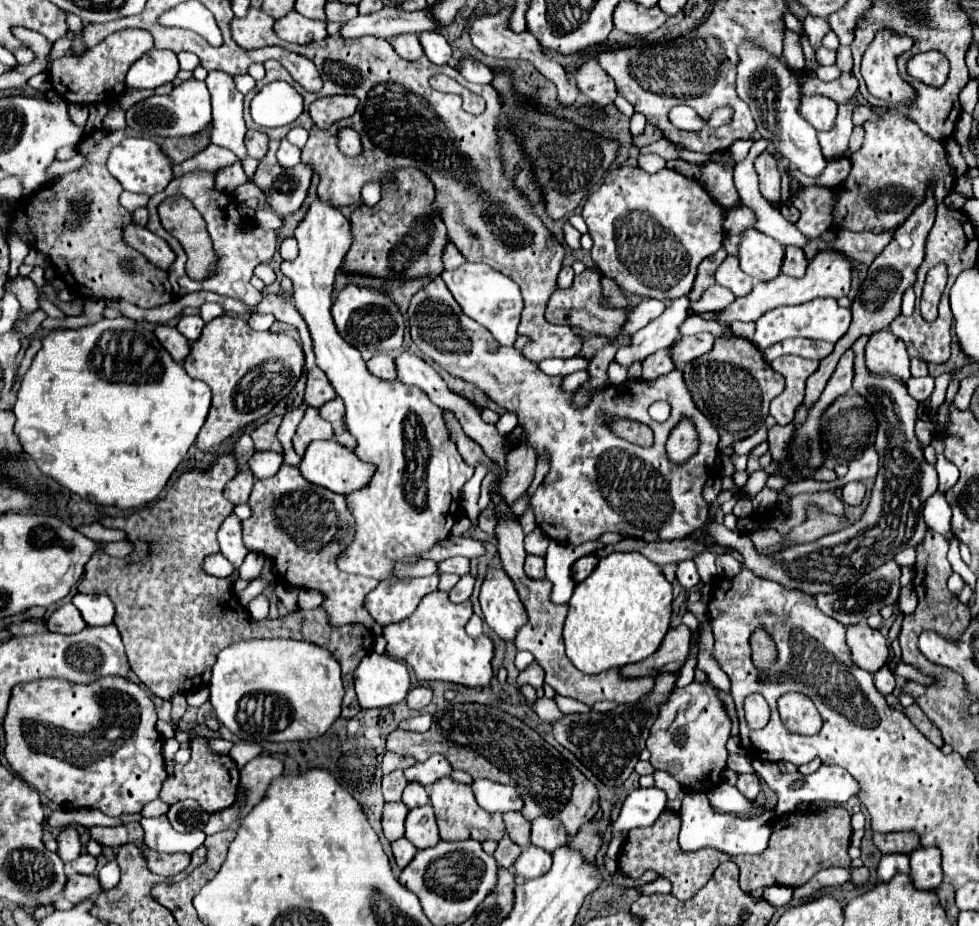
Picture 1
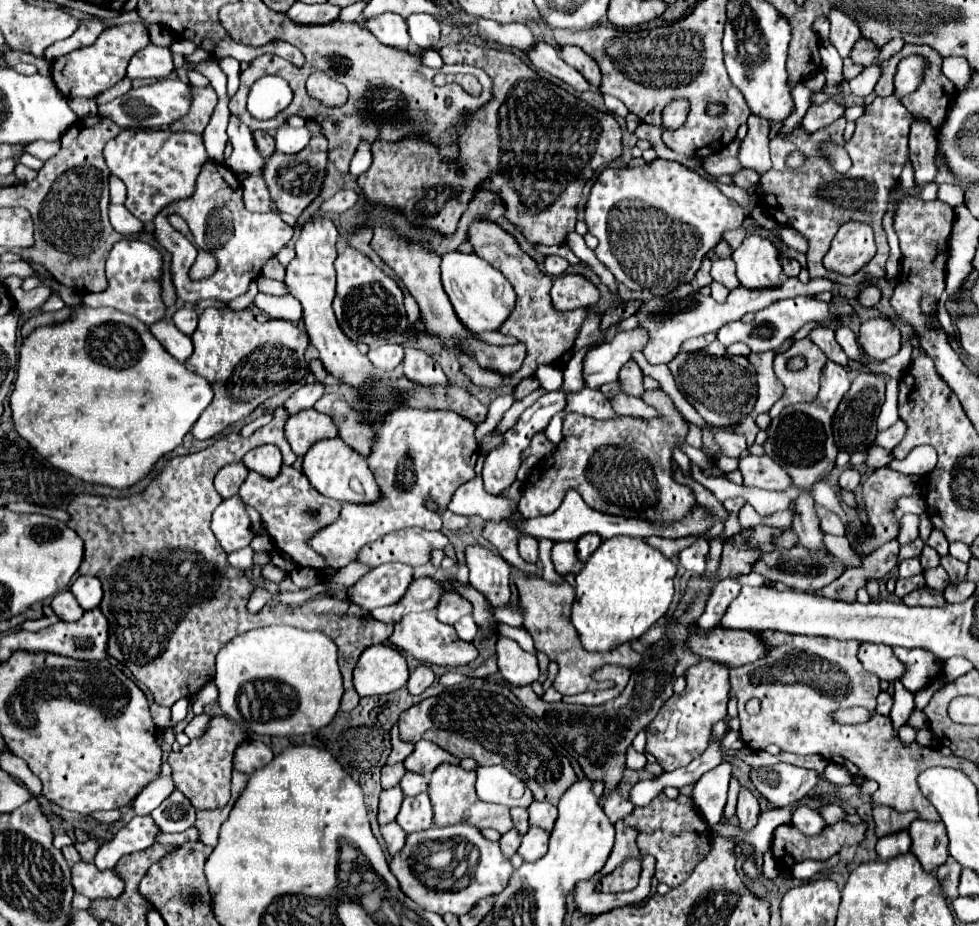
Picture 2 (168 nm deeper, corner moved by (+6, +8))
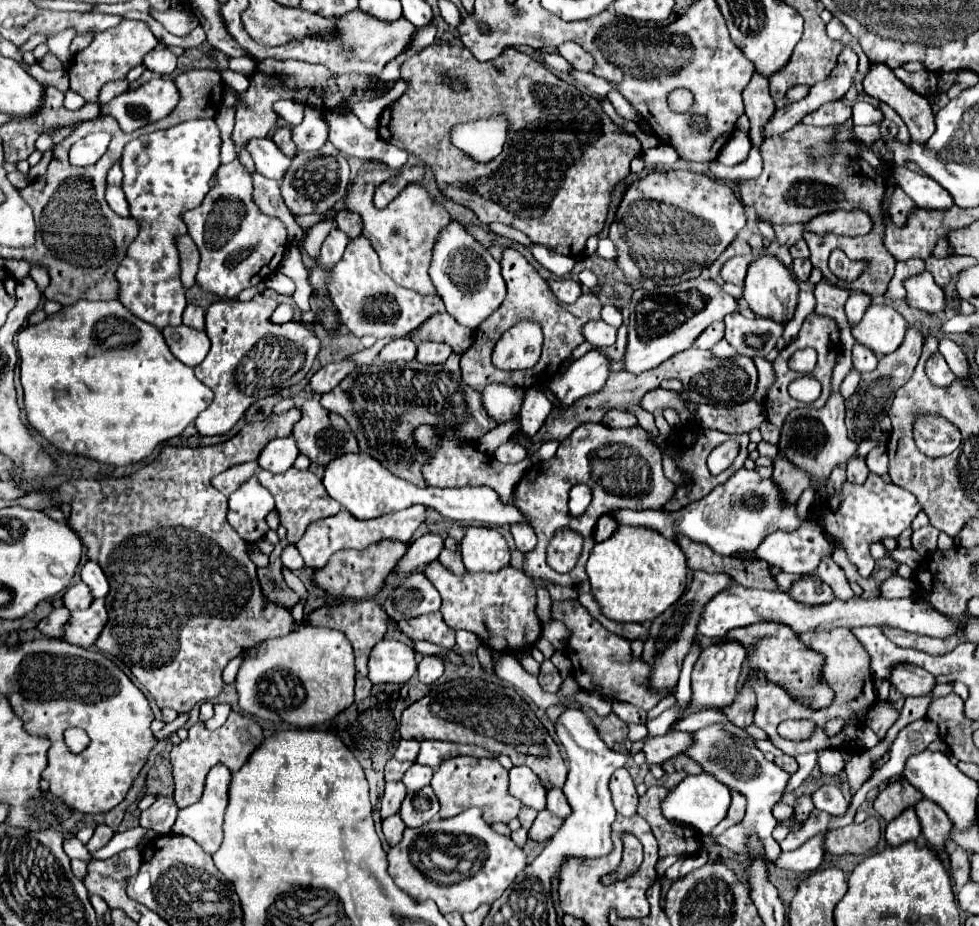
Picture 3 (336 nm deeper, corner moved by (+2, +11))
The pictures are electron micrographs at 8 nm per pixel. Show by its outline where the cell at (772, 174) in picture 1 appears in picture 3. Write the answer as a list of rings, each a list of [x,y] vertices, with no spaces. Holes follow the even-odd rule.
[[[754,73],[742,97],[744,97],[746,115],[750,119],[750,139],[754,145],[760,147],[760,143],[764,141],[760,139],[760,123],[764,123],[764,119],[768,119],[772,111],[776,111],[774,99],[770,97],[768,91],[768,77],[762,73]]]

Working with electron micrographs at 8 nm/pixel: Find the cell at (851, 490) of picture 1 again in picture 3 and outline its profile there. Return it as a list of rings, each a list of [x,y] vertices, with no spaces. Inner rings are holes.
[[[852,457],[848,461],[848,481],[850,483],[864,483],[866,477],[868,477],[866,461],[862,457]]]

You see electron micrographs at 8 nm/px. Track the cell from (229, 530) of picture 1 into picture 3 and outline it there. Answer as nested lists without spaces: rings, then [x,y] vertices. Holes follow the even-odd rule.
[[[254,475],[236,493],[230,495],[228,523],[246,543],[256,543],[268,533],[266,515],[274,507],[274,497],[260,485]]]

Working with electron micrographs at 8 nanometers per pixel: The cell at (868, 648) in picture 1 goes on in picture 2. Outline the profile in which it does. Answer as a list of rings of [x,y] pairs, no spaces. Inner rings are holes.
[[[862,642],[860,650],[858,650],[858,660],[862,662],[862,666],[880,676],[882,680],[898,680],[904,672],[902,662],[898,662],[898,658],[892,654],[892,648],[886,644],[872,644],[872,642]]]

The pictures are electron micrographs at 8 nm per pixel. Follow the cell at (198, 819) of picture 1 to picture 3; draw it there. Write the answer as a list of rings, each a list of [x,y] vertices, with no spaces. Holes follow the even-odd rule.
[[[158,797],[146,811],[140,813],[140,827],[152,829],[160,835],[170,833],[172,821],[176,819],[176,803],[172,797]]]

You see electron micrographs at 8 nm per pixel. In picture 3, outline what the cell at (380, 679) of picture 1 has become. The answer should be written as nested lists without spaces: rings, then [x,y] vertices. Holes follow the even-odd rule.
[[[382,639],[368,661],[372,683],[404,683],[416,673],[414,649],[402,641]]]

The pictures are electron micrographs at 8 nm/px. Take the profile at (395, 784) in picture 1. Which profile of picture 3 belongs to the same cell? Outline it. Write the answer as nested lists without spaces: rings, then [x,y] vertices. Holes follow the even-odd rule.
[[[390,759],[388,763],[386,763],[386,771],[384,771],[384,777],[386,777],[386,781],[400,781],[402,779],[402,775],[408,771],[408,767],[410,767],[412,763],[408,763],[408,761],[398,761],[398,759]]]

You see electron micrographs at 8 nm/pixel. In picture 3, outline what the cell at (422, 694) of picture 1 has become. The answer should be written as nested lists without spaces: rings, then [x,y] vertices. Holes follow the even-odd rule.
[[[422,657],[418,663],[418,679],[426,685],[434,683],[444,673],[444,665],[440,657]]]

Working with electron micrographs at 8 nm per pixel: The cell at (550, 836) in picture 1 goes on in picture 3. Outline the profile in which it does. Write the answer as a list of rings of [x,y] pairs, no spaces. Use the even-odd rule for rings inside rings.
[[[558,787],[548,789],[548,811],[552,811],[554,815],[558,815],[562,819],[566,819],[572,813],[572,807],[568,805],[562,789],[558,789]]]

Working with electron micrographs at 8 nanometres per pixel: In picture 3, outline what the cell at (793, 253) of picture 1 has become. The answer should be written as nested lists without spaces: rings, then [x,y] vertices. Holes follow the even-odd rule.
[[[794,259],[794,263],[792,263],[792,273],[796,275],[798,281],[808,281],[810,271],[812,271],[810,259]]]

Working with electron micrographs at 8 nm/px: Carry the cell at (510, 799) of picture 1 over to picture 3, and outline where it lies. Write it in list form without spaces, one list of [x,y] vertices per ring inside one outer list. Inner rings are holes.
[[[528,767],[510,769],[510,791],[524,805],[542,811],[546,809],[546,789],[542,787],[538,775]]]

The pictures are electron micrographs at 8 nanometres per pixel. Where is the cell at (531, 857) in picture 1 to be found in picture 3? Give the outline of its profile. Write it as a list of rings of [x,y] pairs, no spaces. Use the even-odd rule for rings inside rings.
[[[546,809],[540,811],[538,817],[536,817],[536,821],[534,821],[534,825],[532,825],[532,829],[530,829],[532,841],[536,841],[536,843],[550,841],[552,835],[562,827],[562,823],[564,823],[564,819],[552,815],[550,811],[546,811]]]

